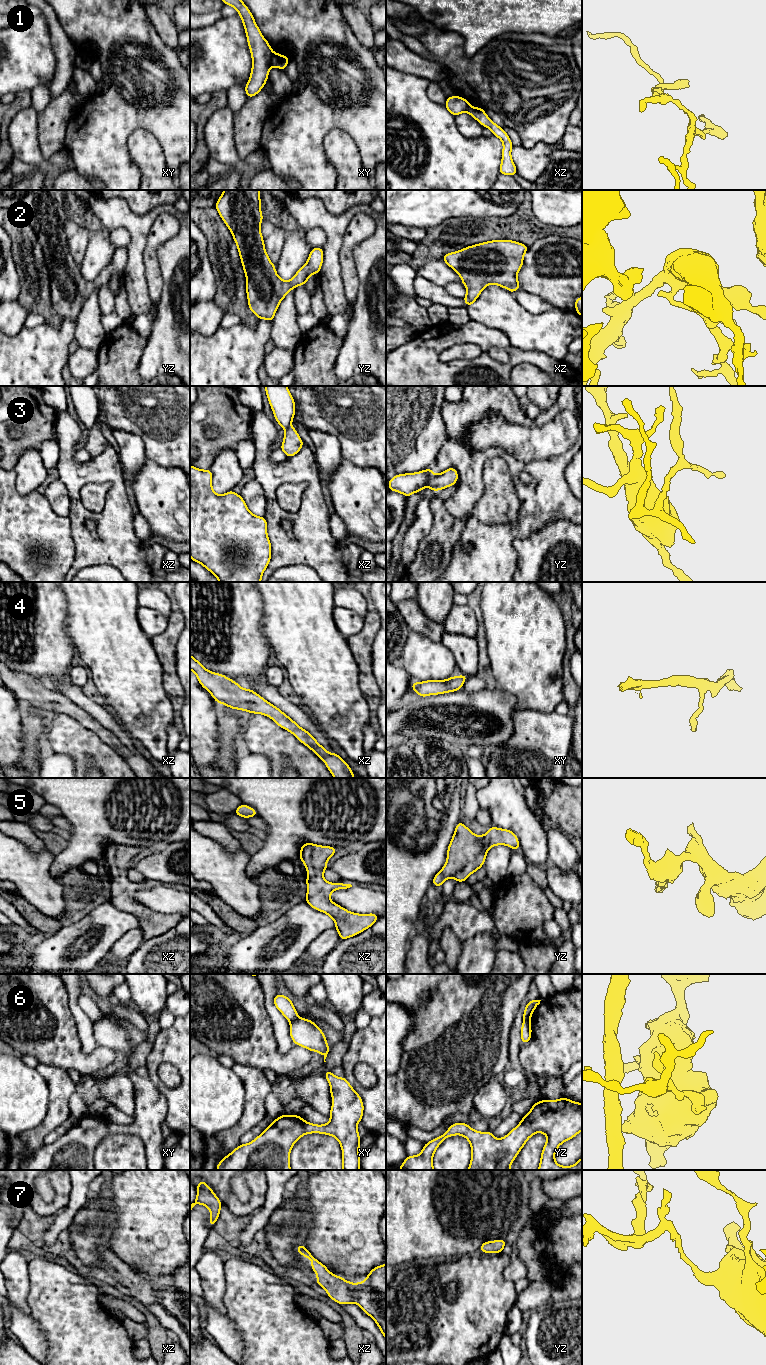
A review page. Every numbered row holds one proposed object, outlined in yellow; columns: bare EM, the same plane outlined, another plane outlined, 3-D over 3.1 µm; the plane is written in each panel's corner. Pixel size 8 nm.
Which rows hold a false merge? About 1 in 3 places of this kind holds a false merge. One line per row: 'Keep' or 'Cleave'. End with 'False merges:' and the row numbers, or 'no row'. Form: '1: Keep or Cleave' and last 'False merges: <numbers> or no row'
1: Cleave
2: Keep
3: Cleave
4: Keep
5: Keep
6: Cleave
7: Keep
False merges: 1, 3, 6

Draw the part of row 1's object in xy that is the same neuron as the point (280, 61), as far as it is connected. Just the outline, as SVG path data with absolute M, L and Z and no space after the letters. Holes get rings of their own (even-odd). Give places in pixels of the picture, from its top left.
M274 53L272 56L271 65L281 70L285 70L289 60L290 58L282 54Z

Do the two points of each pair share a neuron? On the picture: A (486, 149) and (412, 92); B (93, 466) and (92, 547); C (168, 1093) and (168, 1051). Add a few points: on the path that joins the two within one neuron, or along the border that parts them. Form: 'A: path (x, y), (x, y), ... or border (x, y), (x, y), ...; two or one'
A: path (466, 149), (463, 149), (426, 112); one
B: path (74, 486), (74, 499), (82, 527); one
C: path (157, 1082), (153, 1076), (153, 1065), (157, 1061); one

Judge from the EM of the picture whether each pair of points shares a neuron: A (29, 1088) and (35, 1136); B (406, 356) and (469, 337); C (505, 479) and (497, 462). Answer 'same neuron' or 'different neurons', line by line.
A: different neurons
B: same neuron
C: same neuron

